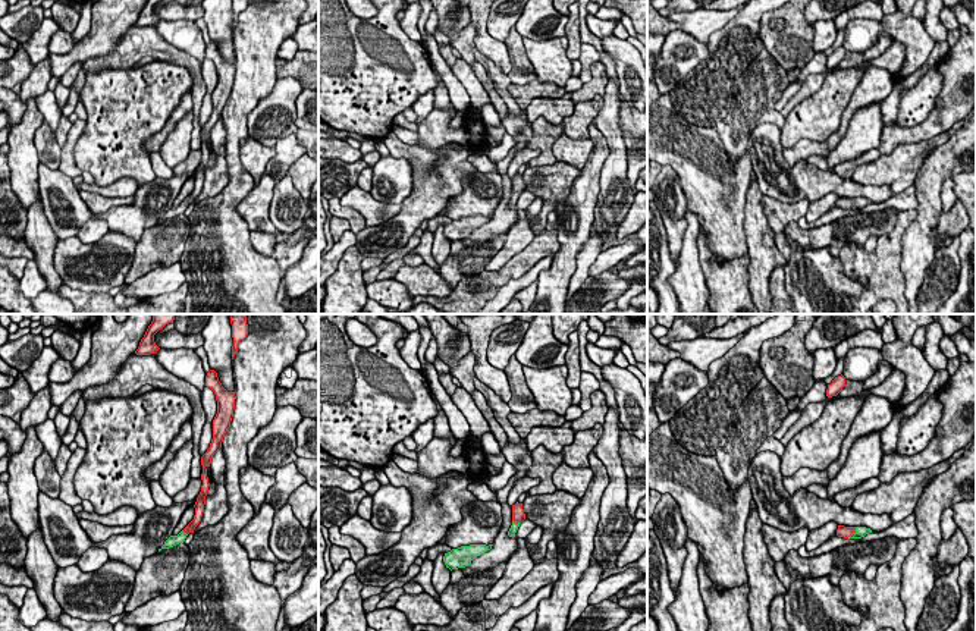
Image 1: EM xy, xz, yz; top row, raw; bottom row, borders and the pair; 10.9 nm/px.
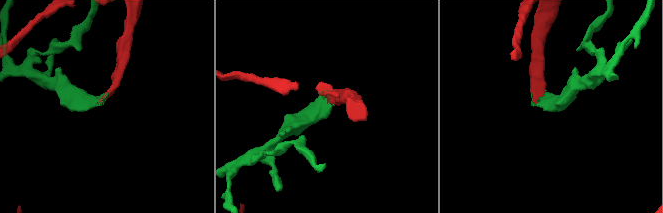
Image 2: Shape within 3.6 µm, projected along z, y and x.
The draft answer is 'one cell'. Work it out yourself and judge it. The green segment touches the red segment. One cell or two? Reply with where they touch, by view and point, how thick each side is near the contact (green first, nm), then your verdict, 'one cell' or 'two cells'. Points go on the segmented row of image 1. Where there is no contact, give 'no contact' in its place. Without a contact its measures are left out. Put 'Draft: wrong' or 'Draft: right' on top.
Draft: right
contact yz (853, 533); calibres 130 and 130 nm; one cell

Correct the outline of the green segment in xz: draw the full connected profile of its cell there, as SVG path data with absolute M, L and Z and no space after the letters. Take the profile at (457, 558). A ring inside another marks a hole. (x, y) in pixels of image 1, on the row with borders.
M470 544L470 546L461 546L458 549L452 549L451 552L445 553L443 562L446 568L458 569L465 568L471 563L471 561L484 552L490 550L493 544Z

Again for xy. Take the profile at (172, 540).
M210 370L205 376L205 386L210 387L217 401L217 414L213 420L213 439L210 443L210 448L207 452L201 456L201 465L203 465L203 486L201 492L197 497L197 502L194 505L195 508L195 515L194 519L178 534L178 536L170 536L161 549L169 549L173 547L179 543L183 543L186 536L189 533L194 533L195 527L200 524L203 512L204 512L204 505L205 505L205 496L208 492L208 477L207 477L207 468L211 464L213 455L222 448L223 437L230 427L230 421L233 417L233 409L235 409L235 392L227 392L222 383L219 382L217 373L214 370Z

